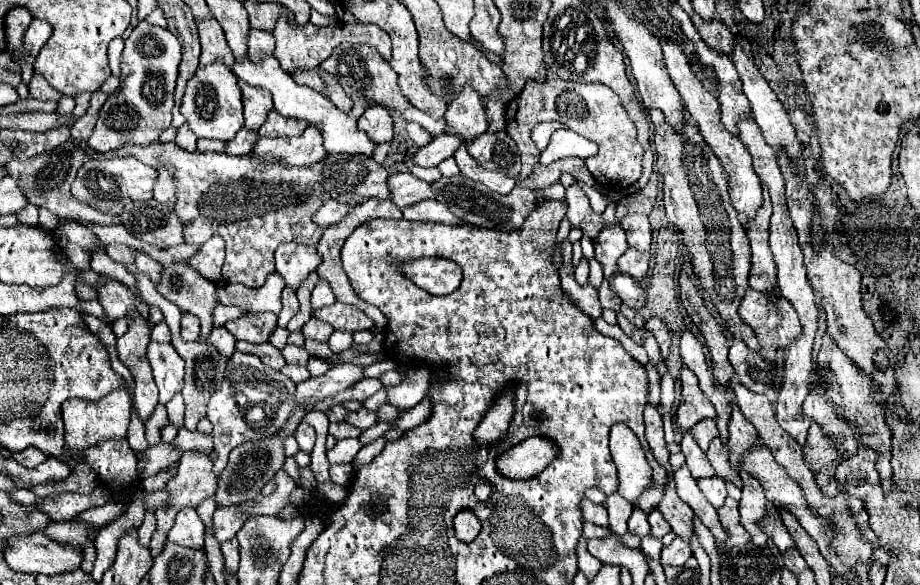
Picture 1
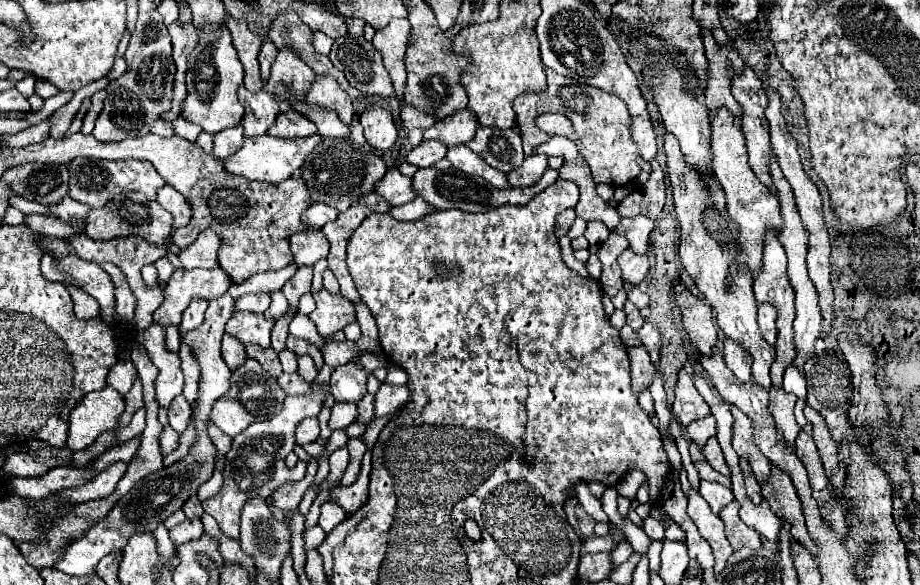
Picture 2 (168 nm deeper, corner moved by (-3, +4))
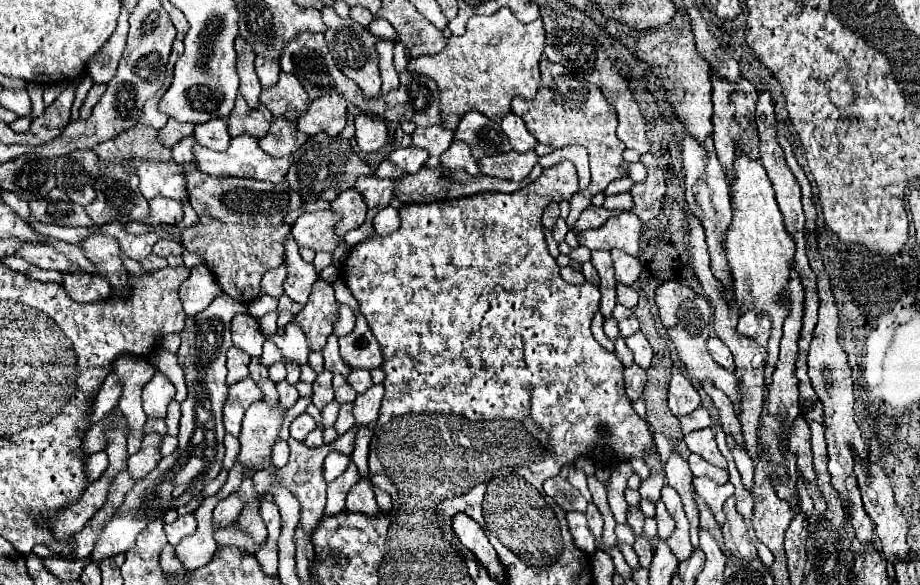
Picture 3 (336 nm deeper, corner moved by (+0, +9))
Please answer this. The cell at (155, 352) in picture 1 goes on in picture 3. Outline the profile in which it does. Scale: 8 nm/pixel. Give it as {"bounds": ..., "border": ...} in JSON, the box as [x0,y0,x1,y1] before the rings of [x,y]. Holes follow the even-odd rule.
{"bounds":[142,371,174,419],"border":[[[156,371],[156,375],[142,389],[142,409],[148,419],[164,419],[166,407],[174,399],[174,385],[164,377],[164,373]]]}

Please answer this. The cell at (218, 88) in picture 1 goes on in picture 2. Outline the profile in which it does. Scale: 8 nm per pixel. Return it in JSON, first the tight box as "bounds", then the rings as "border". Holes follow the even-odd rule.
{"bounds":[181,26,243,134],"border":[[[207,26],[201,32],[201,40],[189,56],[187,98],[181,104],[181,116],[199,124],[205,132],[217,134],[237,126],[243,118],[243,106],[237,100],[237,88],[243,84],[243,66],[237,60],[227,26]]]}

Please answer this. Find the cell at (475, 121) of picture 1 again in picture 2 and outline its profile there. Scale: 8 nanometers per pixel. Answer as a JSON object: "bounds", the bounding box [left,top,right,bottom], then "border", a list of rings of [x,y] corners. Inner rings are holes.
{"bounds":[423,108,477,146],"border":[[[463,108],[449,118],[439,120],[435,126],[427,128],[423,132],[423,140],[441,140],[445,146],[465,144],[475,136],[477,126],[477,116],[469,108]]]}

